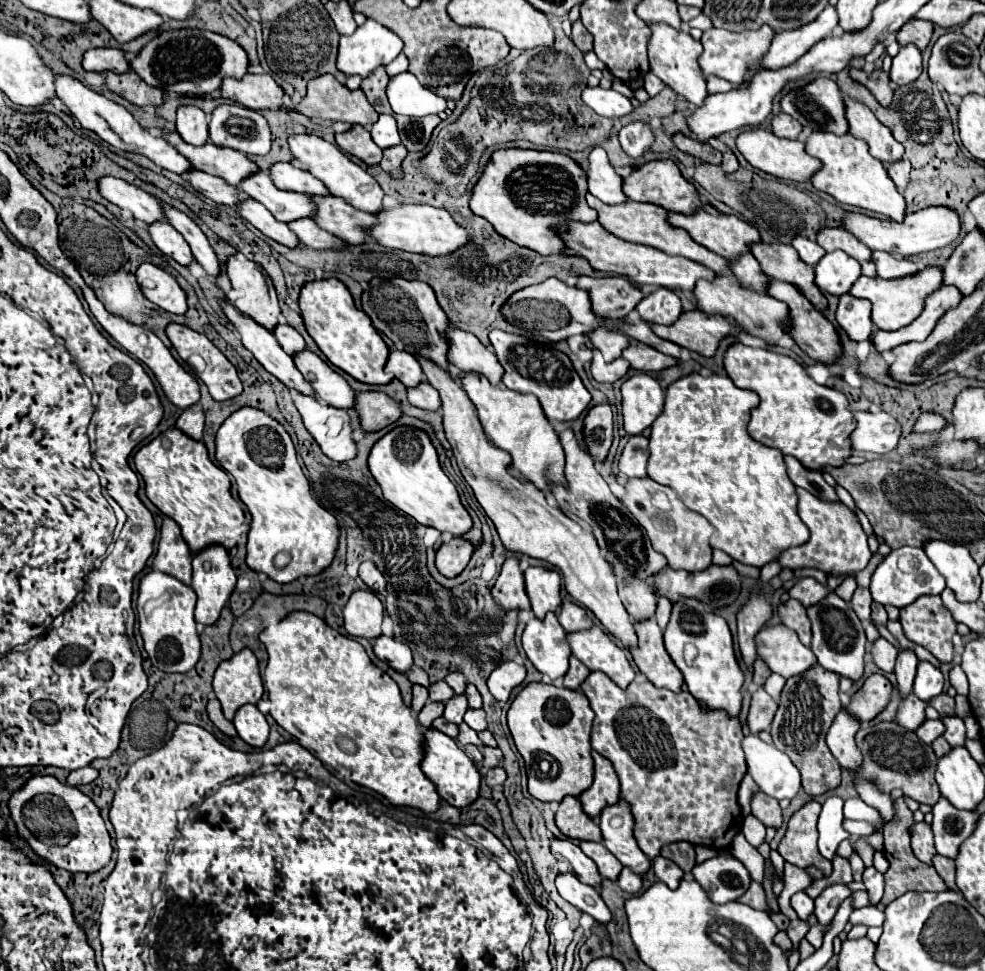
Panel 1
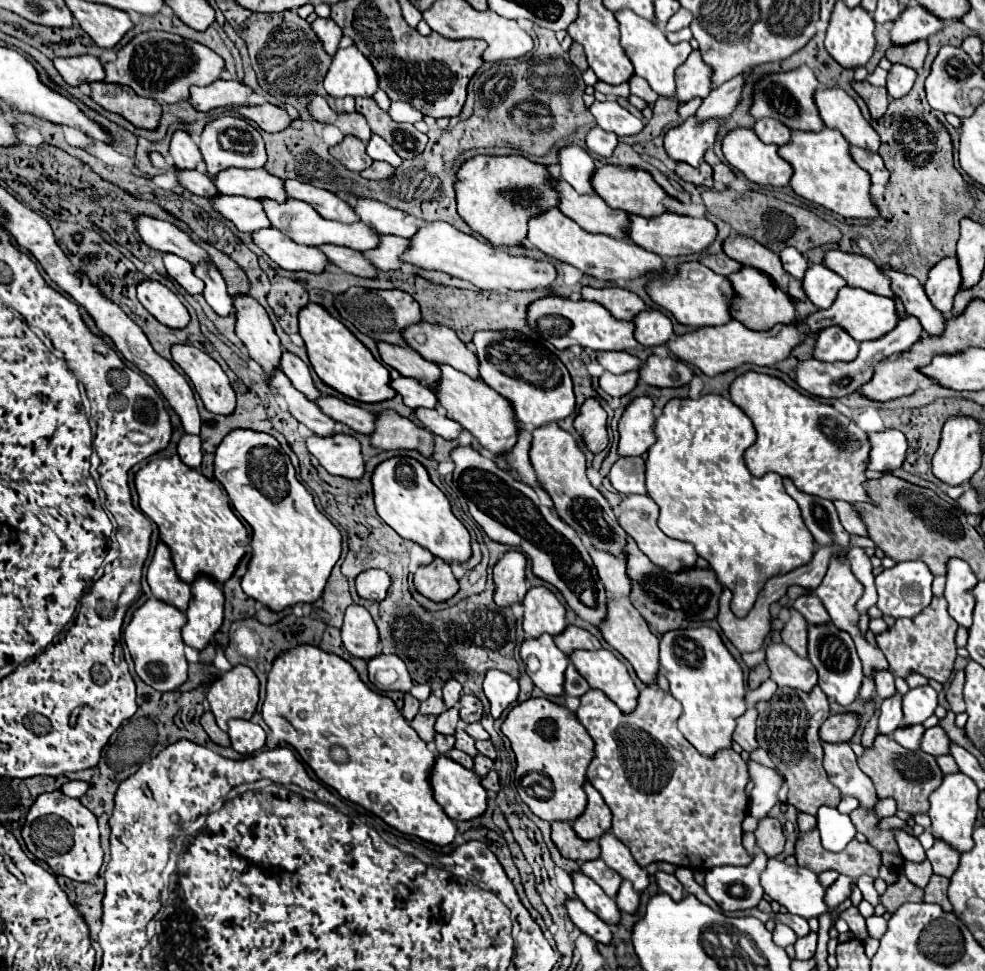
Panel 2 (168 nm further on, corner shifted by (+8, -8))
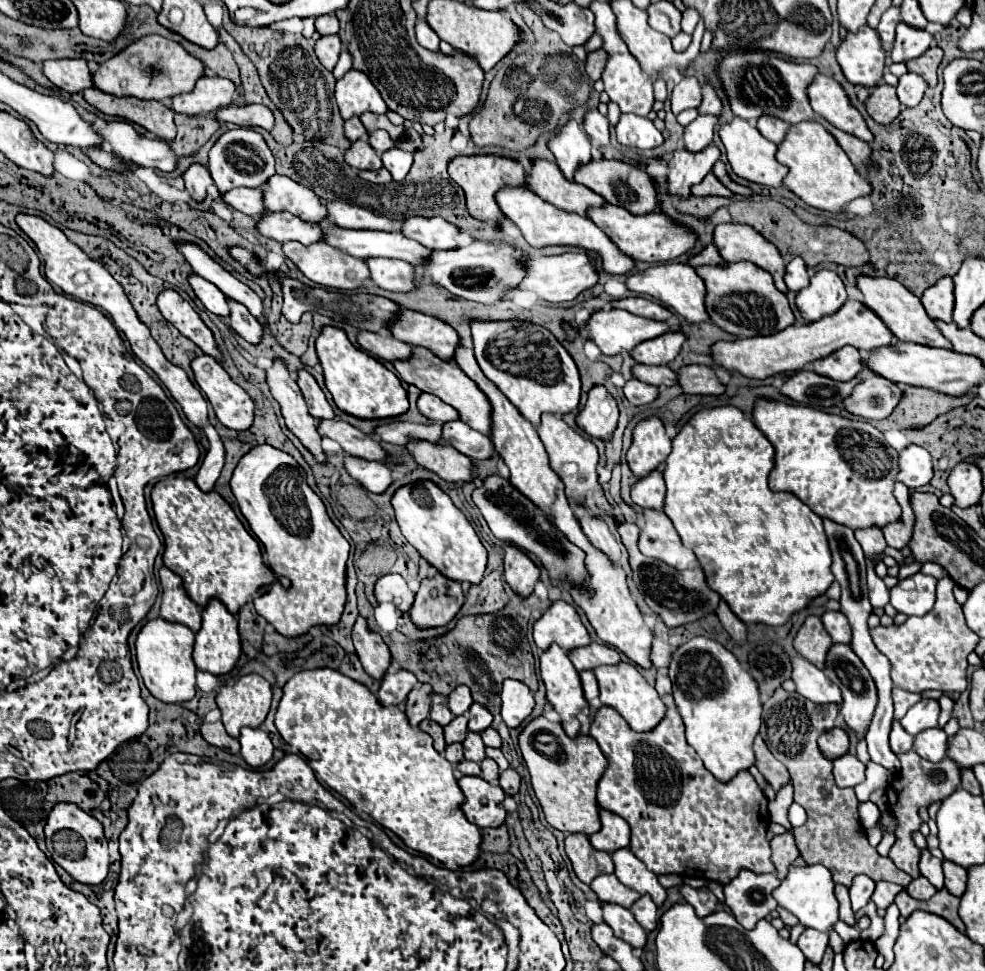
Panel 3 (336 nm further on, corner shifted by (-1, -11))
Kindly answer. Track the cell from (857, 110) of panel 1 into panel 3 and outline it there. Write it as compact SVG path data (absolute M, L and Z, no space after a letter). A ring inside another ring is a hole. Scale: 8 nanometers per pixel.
M817 75L817 79L809 85L809 101L813 111L833 127L855 135L865 143L873 141L873 133L869 131L863 115L851 105L849 95L833 77Z

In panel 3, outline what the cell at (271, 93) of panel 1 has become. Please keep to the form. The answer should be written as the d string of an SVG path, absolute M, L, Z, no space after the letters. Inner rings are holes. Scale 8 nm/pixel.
M201 77L193 91L173 99L173 111L185 115L205 115L233 103L235 83L223 77Z

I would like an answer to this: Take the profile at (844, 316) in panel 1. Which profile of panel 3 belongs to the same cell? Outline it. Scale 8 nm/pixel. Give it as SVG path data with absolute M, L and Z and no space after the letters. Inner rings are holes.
M845 345L837 351L833 351L831 355L823 357L823 359L817 359L813 363L813 371L819 373L819 375L829 375L831 379L837 379L837 381L849 381L853 379L859 371L863 369L863 357L861 353L851 347L851 345Z

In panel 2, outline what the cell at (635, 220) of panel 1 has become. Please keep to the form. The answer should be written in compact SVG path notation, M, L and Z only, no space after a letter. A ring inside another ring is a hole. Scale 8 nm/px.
M550 178L550 184L556 188L558 196L560 196L560 204L558 204L558 210L572 218L574 222L578 222L578 226L582 226L584 230L588 232L594 232L594 234L608 234L612 238L624 238L628 240L628 236L624 234L624 228L628 226L628 214L626 212L618 212L618 210L612 210L598 194L594 196L580 196L570 184L566 184L564 180L560 178Z

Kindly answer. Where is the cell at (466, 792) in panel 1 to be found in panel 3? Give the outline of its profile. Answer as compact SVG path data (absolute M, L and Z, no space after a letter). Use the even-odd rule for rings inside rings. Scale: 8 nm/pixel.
M461 777L459 787L465 795L461 811L467 821L477 827L499 827L505 821L505 809L501 801L505 793L499 785L491 785L481 777Z

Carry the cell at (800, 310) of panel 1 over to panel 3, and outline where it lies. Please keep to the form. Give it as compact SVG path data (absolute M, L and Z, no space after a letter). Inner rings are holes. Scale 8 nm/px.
M741 261L741 263L723 263L721 267L697 267L697 273L705 279L709 295L705 307L713 323L737 337L757 337L771 335L789 325L793 325L793 311L785 293L777 291L773 277L761 267Z

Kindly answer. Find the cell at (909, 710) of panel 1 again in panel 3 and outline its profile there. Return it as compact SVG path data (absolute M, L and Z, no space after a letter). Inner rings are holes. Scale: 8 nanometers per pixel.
M925 729L921 731L921 735L915 735L915 743L913 749L917 755L921 755L927 761L941 761L945 757L945 749L947 749L947 735L943 729Z

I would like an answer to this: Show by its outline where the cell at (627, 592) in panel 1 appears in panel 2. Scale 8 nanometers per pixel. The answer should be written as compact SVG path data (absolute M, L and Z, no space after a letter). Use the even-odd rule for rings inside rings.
M590 548L590 556L594 560L600 580L608 590L608 596L610 598L630 596L630 580L626 576L626 564L618 556L612 556L610 552L600 552L598 548Z

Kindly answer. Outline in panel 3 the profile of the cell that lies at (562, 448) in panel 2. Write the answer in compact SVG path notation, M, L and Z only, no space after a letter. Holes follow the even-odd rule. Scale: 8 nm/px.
M543 415L537 433L549 453L551 469L565 483L565 495L567 495L569 503L573 501L575 505L581 505L583 509L591 509L597 515L601 515L601 513L613 515L613 505L605 499L603 487L597 481L595 469L597 469L599 457L597 457L597 447L593 445L593 441L579 435L577 431L573 431L565 421L561 421L561 417L555 417L555 415Z

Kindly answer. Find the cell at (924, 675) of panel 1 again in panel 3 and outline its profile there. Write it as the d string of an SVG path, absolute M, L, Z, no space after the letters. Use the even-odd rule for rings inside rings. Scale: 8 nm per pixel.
M921 699L907 711L907 715L901 719L901 725L909 735L917 735L923 729L937 727L939 713L941 707L937 699Z

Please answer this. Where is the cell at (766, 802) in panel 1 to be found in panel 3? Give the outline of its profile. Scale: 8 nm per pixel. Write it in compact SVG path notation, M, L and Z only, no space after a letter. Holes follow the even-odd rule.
M785 831L783 835L775 835L775 837L771 839L771 851L773 851L771 861L773 861L775 869L777 869L775 873L777 873L779 879L783 879L787 867L799 857L799 849L797 849L797 845L795 845L793 833Z

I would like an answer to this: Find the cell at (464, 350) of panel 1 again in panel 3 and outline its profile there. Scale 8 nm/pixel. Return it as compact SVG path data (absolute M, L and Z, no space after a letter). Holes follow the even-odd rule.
M401 309L391 325L391 333L395 339L413 347L421 345L449 363L455 363L455 349L461 343L457 331L451 325L411 309Z

